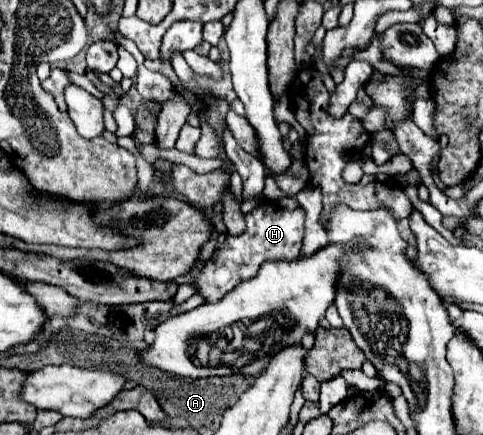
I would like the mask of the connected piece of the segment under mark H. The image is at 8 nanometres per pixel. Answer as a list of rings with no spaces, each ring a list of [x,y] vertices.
[[[260,203],[254,211],[246,215],[248,229],[232,237],[228,235],[224,245],[214,251],[212,259],[204,265],[202,273],[196,277],[194,283],[200,285],[200,295],[206,297],[208,303],[220,301],[226,293],[230,293],[238,283],[254,277],[260,271],[260,265],[268,259],[272,261],[292,261],[298,257],[302,247],[302,235],[304,235],[304,209],[282,209],[272,203]]]

